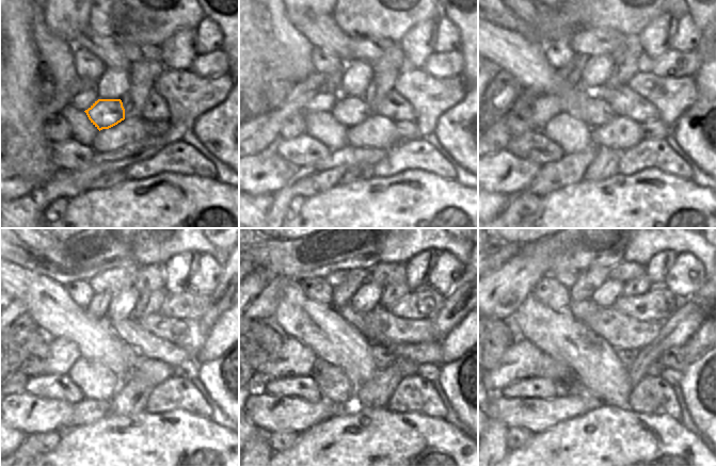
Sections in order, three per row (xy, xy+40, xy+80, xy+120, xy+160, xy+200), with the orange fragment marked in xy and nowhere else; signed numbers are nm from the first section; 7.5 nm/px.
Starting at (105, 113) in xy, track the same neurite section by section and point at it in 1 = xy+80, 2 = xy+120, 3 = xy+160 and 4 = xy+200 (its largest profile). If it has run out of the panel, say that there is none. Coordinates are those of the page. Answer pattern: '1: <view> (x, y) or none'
1: xy+80 (595, 112)
2: xy+120 (131, 356)
3: xy+160 (383, 357)
4: xy+200 (626, 356)

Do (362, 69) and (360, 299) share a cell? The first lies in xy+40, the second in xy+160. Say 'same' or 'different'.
same

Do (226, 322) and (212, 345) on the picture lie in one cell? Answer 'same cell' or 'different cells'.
same cell

